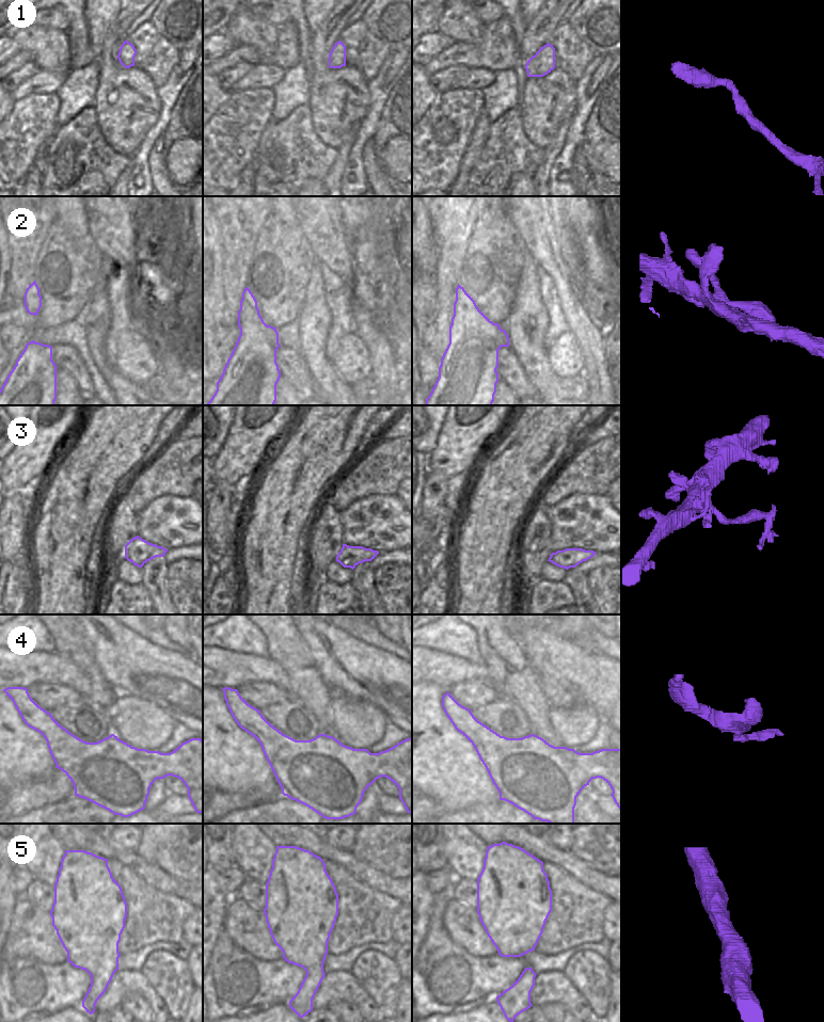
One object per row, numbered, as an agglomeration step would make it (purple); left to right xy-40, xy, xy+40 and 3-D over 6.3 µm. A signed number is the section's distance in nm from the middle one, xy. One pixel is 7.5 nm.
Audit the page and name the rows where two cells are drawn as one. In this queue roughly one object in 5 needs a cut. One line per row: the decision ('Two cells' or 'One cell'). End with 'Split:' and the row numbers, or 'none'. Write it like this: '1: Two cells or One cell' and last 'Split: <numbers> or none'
1: One cell
2: One cell
3: Two cells
4: One cell
5: One cell
Split: 3.

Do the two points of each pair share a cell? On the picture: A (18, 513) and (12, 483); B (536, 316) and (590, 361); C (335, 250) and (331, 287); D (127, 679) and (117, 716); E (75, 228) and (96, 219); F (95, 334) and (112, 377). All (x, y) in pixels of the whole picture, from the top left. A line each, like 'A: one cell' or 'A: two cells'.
A: two cells
B: two cells
C: two cells
D: two cells
E: two cells
F: one cell

